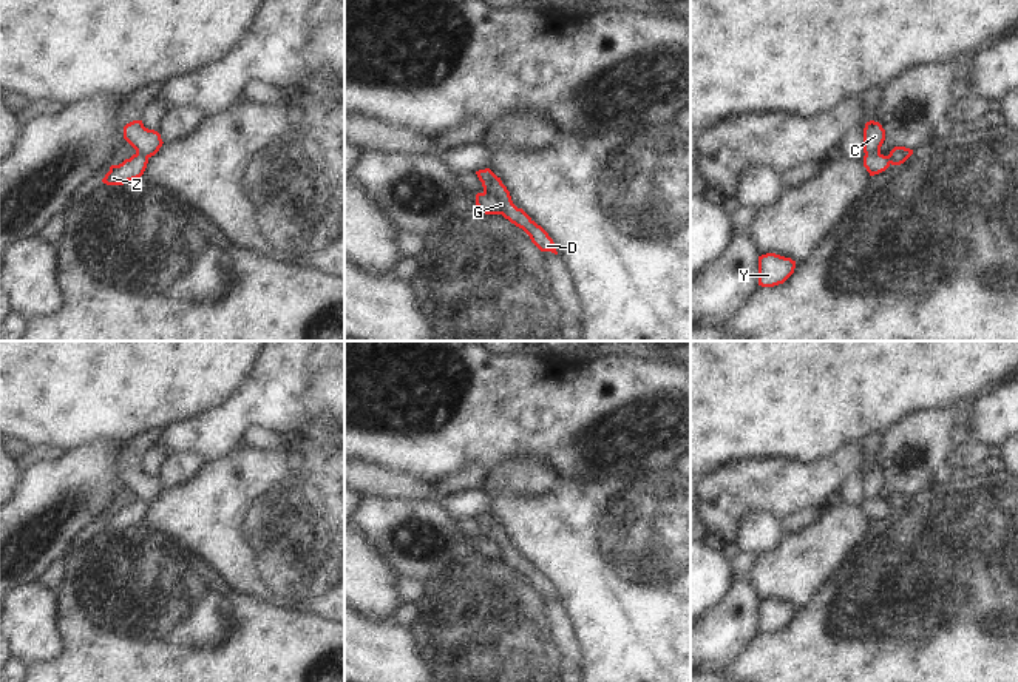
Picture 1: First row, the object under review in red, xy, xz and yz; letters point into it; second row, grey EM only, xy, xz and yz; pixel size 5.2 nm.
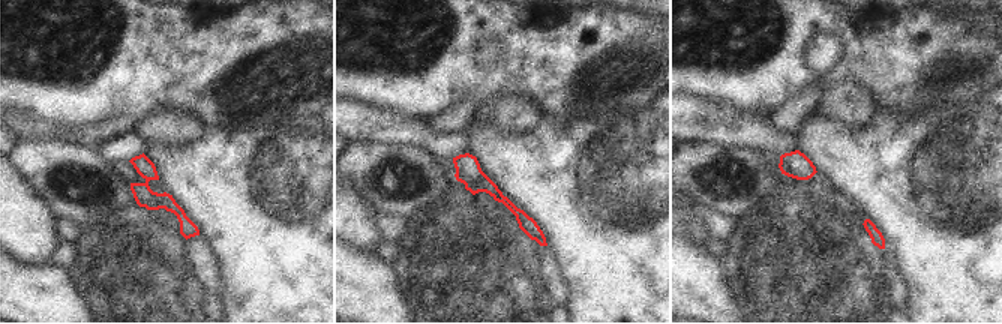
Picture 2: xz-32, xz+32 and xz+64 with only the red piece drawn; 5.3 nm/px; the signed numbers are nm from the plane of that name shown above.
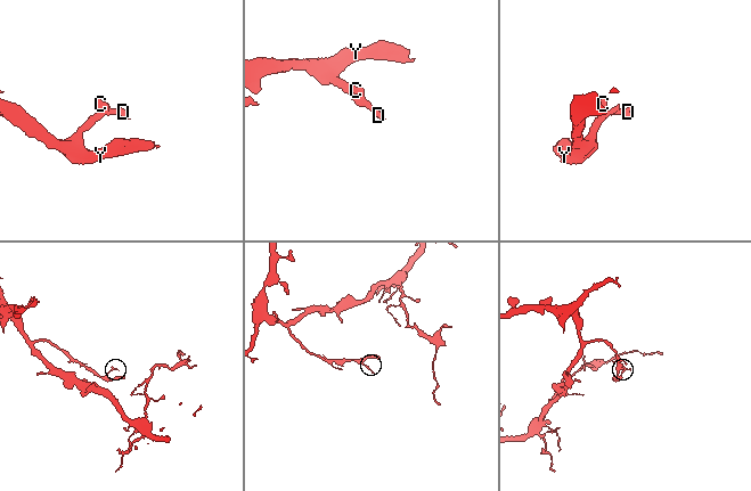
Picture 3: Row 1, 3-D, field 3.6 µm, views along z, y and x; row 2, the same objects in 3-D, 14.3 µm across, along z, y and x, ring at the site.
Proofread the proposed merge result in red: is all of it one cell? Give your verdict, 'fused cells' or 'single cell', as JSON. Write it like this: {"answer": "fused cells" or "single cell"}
{"answer": "fused cells"}

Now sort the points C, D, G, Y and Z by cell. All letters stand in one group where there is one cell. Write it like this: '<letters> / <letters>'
C D G / Y Z

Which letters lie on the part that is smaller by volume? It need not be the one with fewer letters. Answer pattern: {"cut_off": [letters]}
{"cut_off": ["C", "D", "G"]}

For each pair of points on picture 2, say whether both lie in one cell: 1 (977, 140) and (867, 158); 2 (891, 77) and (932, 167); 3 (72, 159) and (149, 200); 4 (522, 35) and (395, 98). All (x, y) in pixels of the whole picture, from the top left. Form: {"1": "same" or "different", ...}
{"1": "same", "2": "different", "3": "different", "4": "same"}

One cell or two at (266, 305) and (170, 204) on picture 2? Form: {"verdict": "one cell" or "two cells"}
{"verdict": "one cell"}

